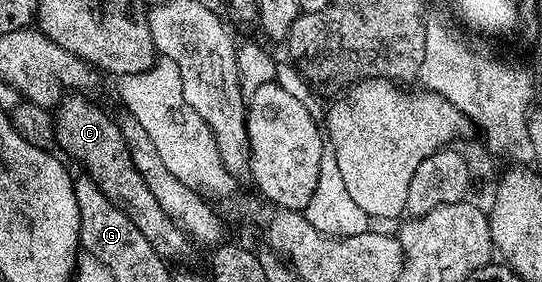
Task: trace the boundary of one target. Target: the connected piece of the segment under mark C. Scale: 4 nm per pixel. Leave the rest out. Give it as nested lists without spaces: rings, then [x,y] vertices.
[[[67,95],[57,105],[57,147],[62,147],[72,159],[82,163],[81,171],[92,182],[96,182],[102,193],[113,204],[120,206],[120,210],[124,210],[124,214],[128,214],[132,222],[136,222],[136,230],[140,230],[140,234],[144,234],[144,238],[152,242],[152,250],[156,250],[156,254],[160,254],[167,262],[184,259],[192,249],[192,241],[185,230],[174,224],[168,214],[164,214],[160,202],[156,202],[152,190],[148,190],[148,182],[144,182],[140,170],[136,168],[130,147],[126,145],[121,123],[117,119],[114,121],[100,105],[93,104],[82,96],[85,95]]]

